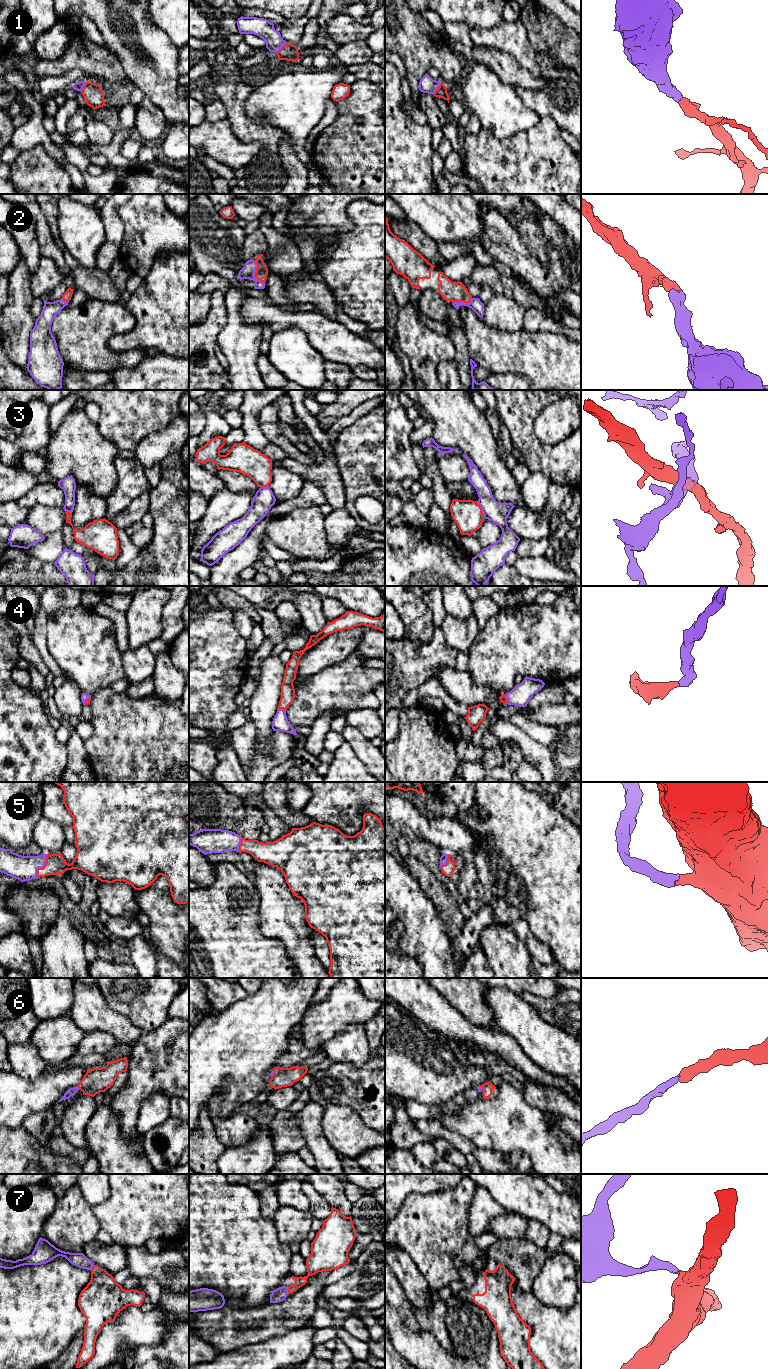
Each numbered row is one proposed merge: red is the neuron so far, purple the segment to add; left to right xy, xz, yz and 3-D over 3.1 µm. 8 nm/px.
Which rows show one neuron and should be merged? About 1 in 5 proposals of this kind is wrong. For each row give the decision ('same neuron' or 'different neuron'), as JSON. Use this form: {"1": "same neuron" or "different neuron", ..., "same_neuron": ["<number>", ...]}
{"1": "same neuron", "2": "same neuron", "3": "different neuron", "4": "same neuron", "5": "same neuron", "6": "same neuron", "7": "same neuron", "same_neuron": ["1", "2", "4", "5", "6", "7"]}

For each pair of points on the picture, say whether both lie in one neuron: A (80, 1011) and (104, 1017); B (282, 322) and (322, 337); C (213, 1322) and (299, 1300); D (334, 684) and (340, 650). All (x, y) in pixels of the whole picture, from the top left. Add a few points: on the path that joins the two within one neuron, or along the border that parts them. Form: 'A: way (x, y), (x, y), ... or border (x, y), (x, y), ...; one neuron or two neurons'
A: way (86, 1011), (98, 1016); one neuron
B: way (292, 321), (306, 321), (312, 327); one neuron
C: way (234, 1322), (251, 1322), (262, 1317), (278, 1315); one neuron
D: border (354, 652), (343, 660), (326, 666), (317, 672); two neurons

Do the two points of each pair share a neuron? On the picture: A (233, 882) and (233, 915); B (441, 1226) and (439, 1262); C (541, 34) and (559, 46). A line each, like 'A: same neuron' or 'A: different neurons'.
A: same neuron
B: same neuron
C: same neuron

